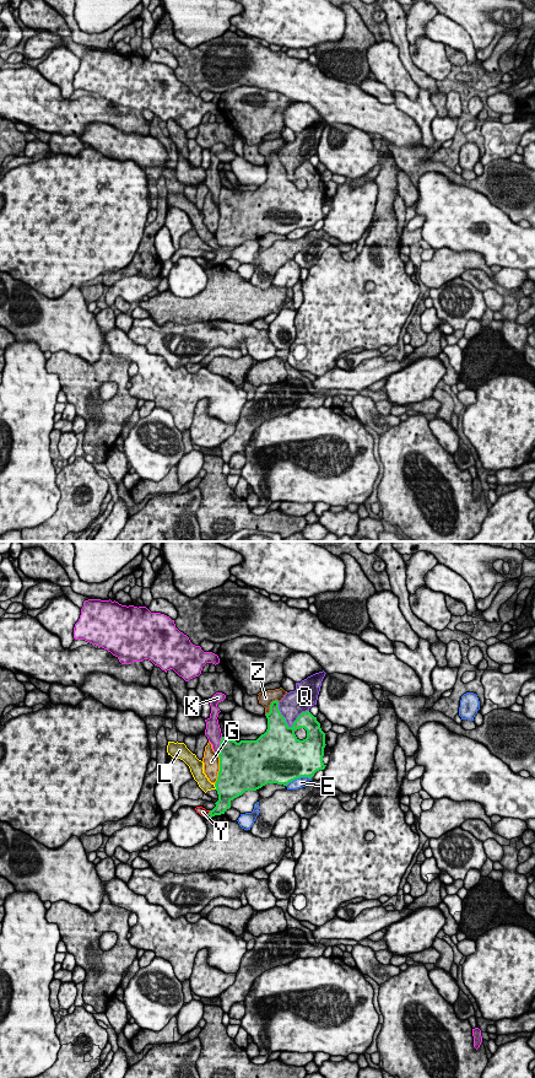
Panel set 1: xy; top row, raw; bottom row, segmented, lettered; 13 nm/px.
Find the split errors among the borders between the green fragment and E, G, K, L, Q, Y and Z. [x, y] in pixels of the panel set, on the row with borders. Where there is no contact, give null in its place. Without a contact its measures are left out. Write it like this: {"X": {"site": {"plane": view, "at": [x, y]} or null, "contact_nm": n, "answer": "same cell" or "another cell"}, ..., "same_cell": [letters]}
{"E": {"site": {"plane": "xy", "at": [298, 777]}, "contact_nm": 360, "answer": "another cell"}, "G": {"site": {"plane": "xy", "at": [220, 770]}, "contact_nm": 380, "answer": "another cell"}, "K": {"site": {"plane": "xy", "at": [220, 745]}, "contact_nm": 240, "answer": "another cell"}, "L": {"site": {"plane": "xy", "at": [215, 786]}, "contact_nm": 90, "answer": "another cell"}, "Q": {"site": {"plane": "xy", "at": [287, 725]}, "contact_nm": 440, "answer": "another cell"}, "Y": {"site": {"plane": "xy", "at": [209, 813]}, "contact_nm": 70, "answer": "another cell"}, "Z": {"site": {"plane": "xy", "at": [270, 706]}, "contact_nm": 260, "answer": "another cell"}, "same_cell": []}

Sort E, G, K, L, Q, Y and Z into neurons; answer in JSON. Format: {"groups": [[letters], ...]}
{"groups": [["E"], ["G"], ["K"], ["L"], ["Q"], ["Y"], ["Z"]]}

